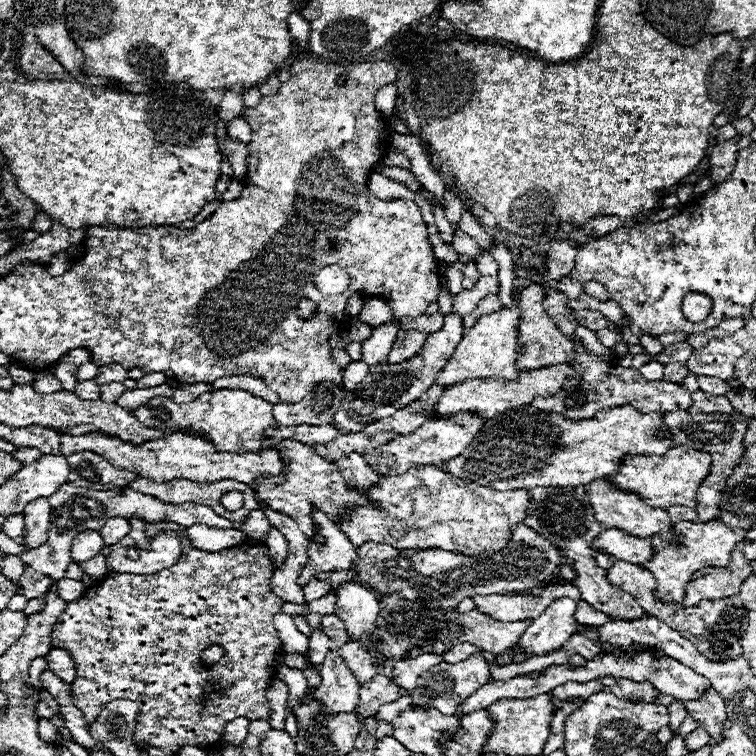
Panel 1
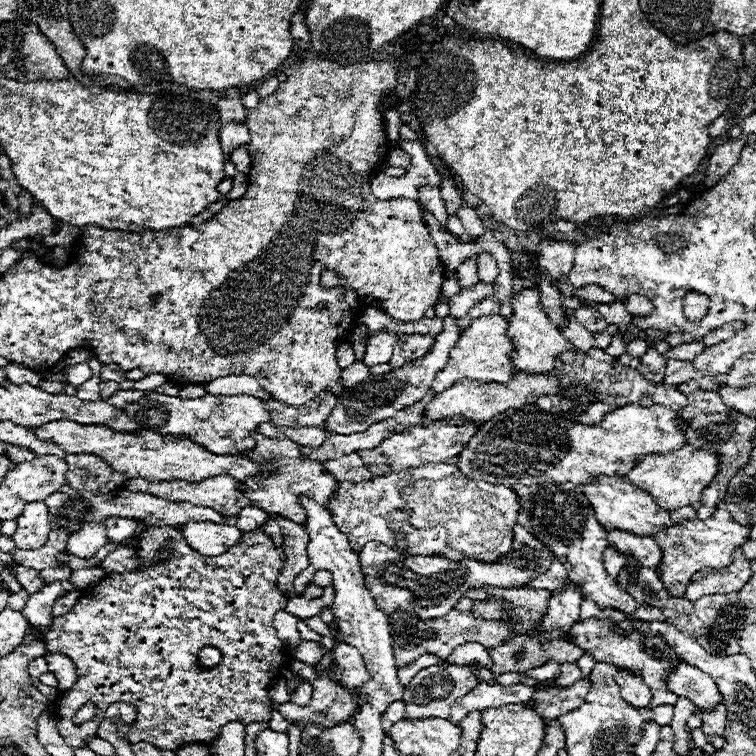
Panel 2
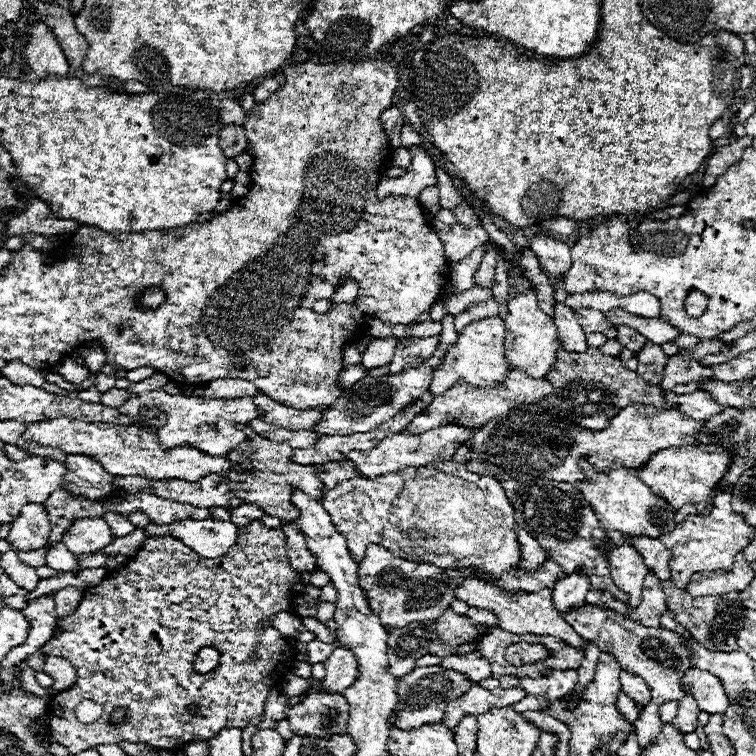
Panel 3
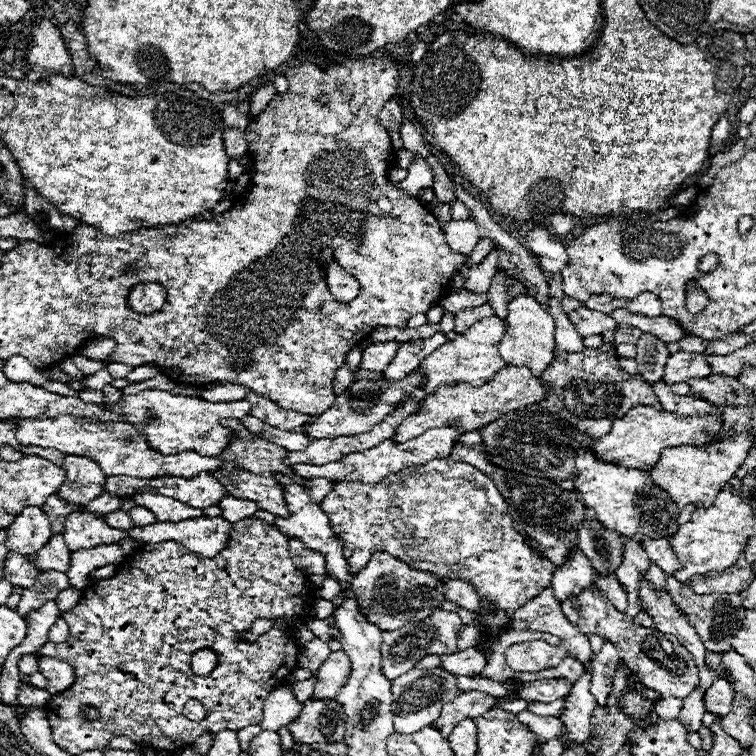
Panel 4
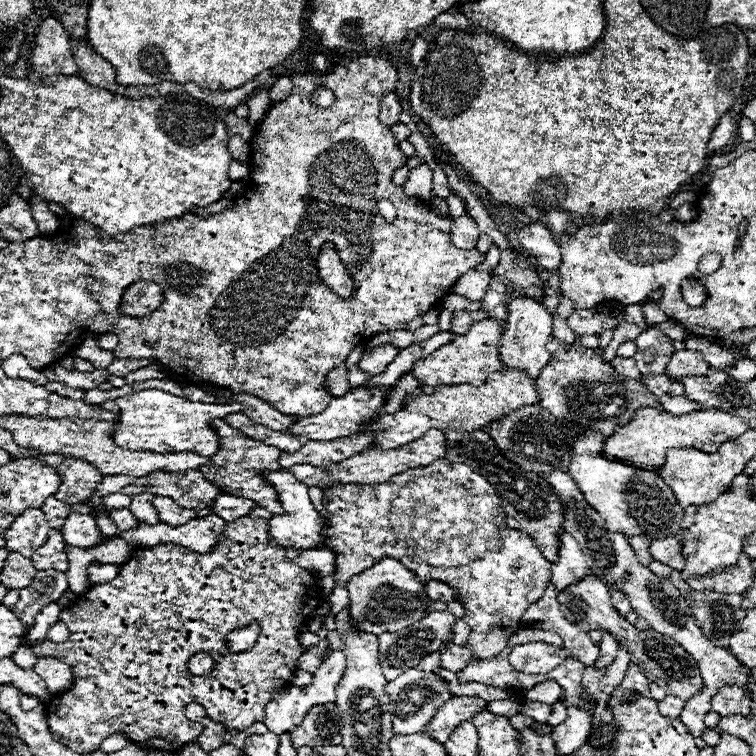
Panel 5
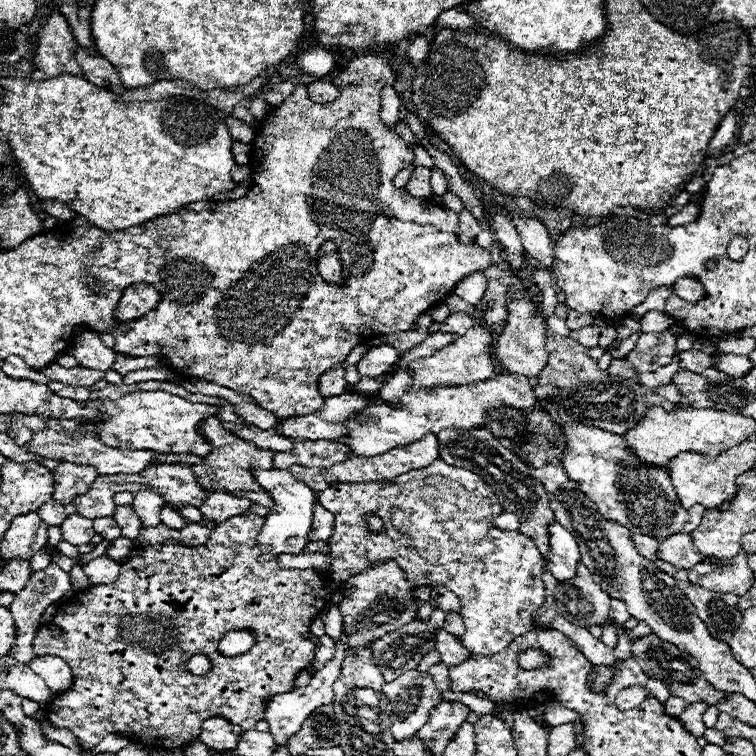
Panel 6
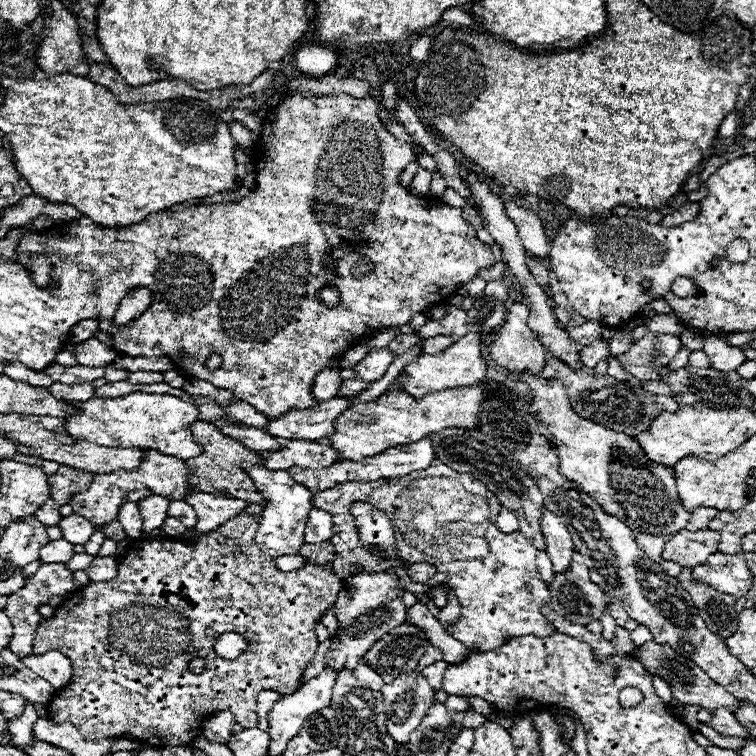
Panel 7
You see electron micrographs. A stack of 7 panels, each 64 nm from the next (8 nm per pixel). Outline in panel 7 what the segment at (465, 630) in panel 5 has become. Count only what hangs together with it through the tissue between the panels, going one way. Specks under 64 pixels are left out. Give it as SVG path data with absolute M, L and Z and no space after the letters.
M436 584L436 586L430 586L430 590L436 590L436 588L440 588L440 586L448 590L448 606L438 612L438 620L440 620L442 624L452 624L452 622L460 616L460 612L458 612L460 606L458 606L456 594L454 594L454 590L452 590L450 586L446 586L446 584Z

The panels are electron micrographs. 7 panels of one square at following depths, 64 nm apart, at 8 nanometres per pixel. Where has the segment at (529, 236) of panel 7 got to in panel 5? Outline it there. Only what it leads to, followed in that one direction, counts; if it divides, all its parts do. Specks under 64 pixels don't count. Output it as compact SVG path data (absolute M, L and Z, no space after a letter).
M532 222L516 230L518 242L524 248L524 254L538 258L538 264L546 270L556 272L562 258L560 258L560 248L554 242L550 230L544 224Z

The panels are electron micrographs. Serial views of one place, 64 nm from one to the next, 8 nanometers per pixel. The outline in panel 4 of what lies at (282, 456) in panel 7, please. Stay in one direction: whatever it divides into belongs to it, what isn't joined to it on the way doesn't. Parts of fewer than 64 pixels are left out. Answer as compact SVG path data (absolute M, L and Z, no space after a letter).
M364 432L360 436L340 436L336 440L312 440L304 452L292 452L284 458L286 466L294 464L328 464L338 462L350 452L364 452L370 450L372 444L372 432Z

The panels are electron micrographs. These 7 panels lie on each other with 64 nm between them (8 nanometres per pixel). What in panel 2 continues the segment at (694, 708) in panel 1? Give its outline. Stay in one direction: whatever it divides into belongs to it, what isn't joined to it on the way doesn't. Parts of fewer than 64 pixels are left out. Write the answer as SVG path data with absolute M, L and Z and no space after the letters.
M720 706L720 708L716 708L716 710L712 710L712 712L708 712L708 710L702 710L702 730L704 730L704 734L708 736L708 740L710 740L710 744L716 748L716 750L722 750L724 748L724 734L722 734L722 730L724 730L724 724L726 724L726 708L724 706Z

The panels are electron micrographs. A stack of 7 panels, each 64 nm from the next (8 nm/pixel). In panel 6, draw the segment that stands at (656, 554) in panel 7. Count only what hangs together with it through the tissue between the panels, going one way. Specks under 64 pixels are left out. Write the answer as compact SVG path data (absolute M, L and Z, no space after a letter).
M636 534L632 540L634 540L634 544L636 544L636 548L638 548L638 552L642 556L656 558L656 550L658 550L658 540L656 538L644 536L644 534Z

